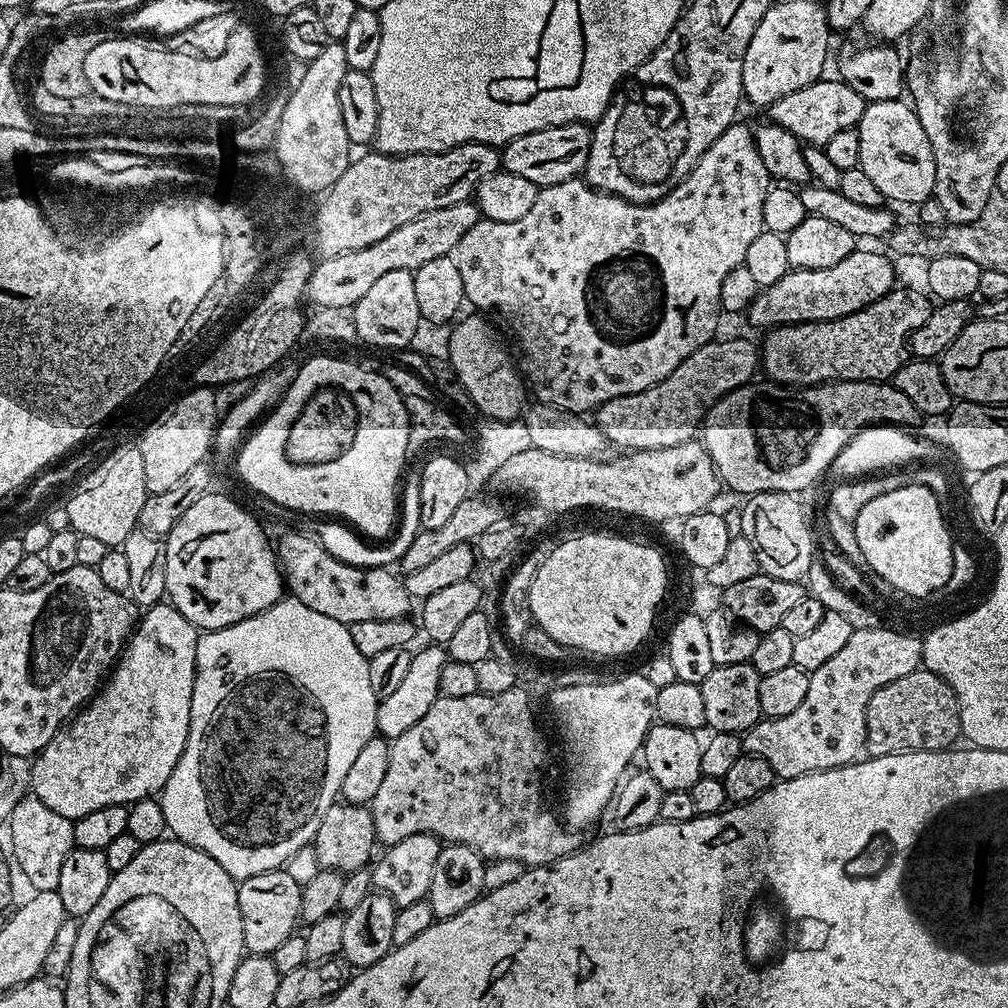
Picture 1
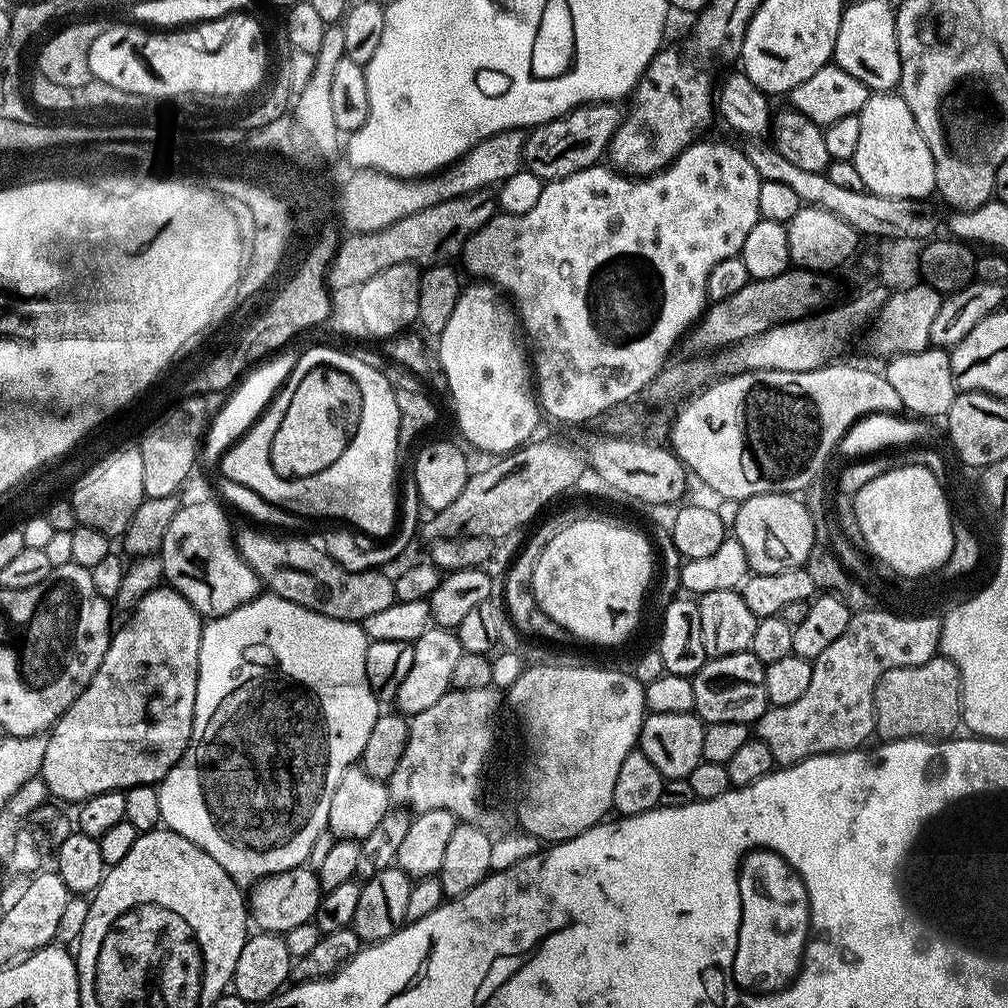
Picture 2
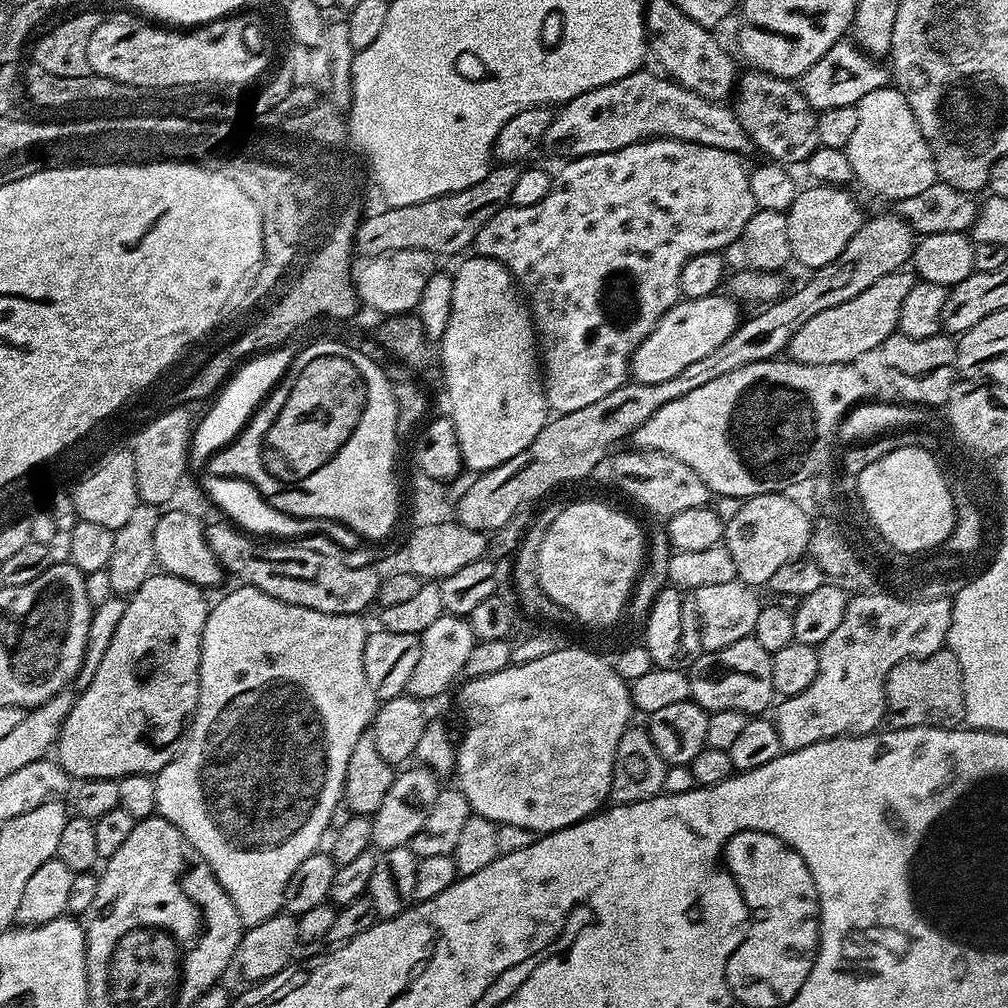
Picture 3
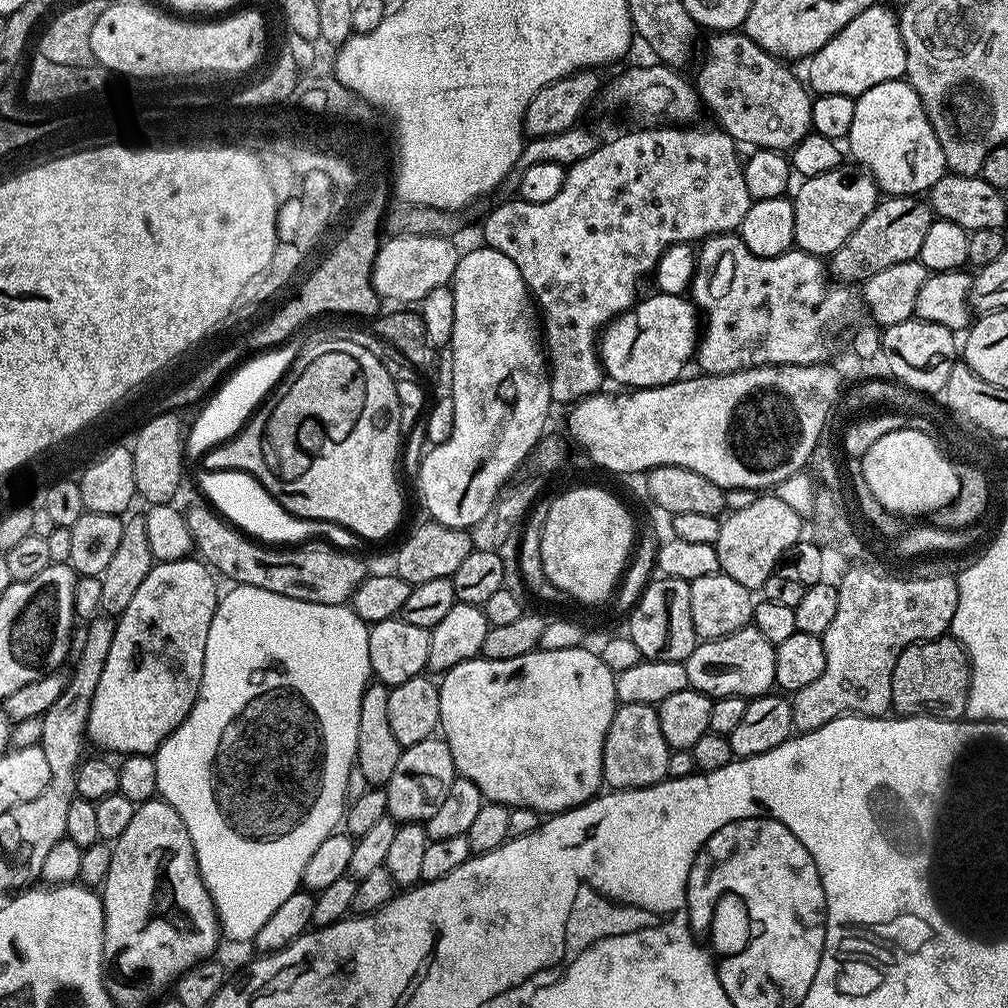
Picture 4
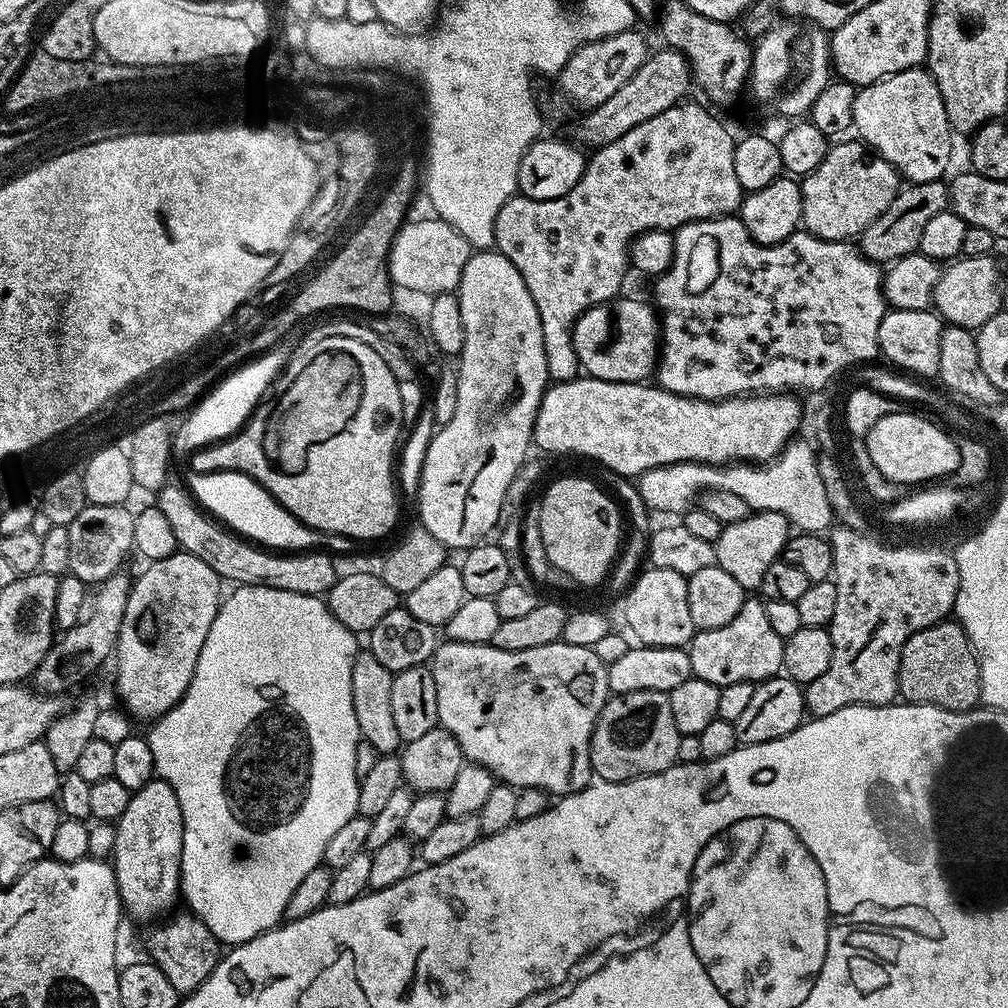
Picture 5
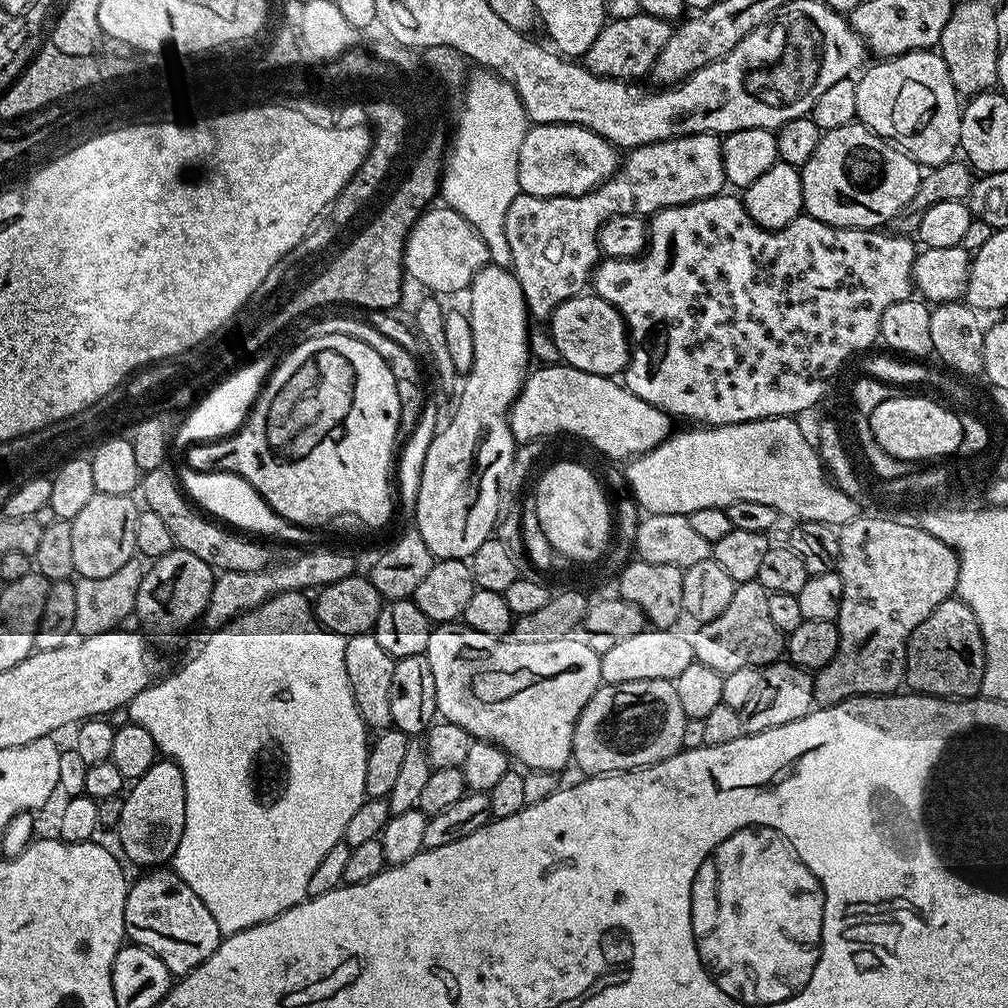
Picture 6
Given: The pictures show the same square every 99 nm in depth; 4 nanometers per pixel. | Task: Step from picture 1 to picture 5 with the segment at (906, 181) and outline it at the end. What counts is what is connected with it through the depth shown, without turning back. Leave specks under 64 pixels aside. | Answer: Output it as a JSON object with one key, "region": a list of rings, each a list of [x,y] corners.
{"region":[[[923,67],[863,85],[854,98],[852,126],[855,135],[875,155],[890,162],[905,181],[921,184],[941,179],[952,160],[954,133],[946,106],[942,106],[942,94],[932,73]]]}

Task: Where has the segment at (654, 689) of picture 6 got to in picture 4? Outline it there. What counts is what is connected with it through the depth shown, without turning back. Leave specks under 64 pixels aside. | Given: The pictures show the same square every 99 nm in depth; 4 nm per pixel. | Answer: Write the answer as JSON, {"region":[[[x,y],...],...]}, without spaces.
{"region":[[[642,702],[620,704],[610,722],[602,750],[602,774],[609,789],[649,788],[667,777],[666,762],[669,746],[662,738],[662,725],[658,722],[655,707]]]}

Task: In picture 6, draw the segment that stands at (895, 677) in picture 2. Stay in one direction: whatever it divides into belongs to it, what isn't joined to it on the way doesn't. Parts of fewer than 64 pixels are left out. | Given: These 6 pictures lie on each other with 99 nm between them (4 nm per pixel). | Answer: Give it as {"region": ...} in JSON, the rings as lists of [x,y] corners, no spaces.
{"region":[[[953,598],[934,606],[934,614],[930,614],[930,618],[926,618],[926,622],[921,622],[910,634],[904,663],[904,684],[912,687],[909,689],[913,693],[938,696],[941,700],[971,700],[981,695],[985,670],[986,650],[980,623],[974,610],[970,610],[970,606],[966,606],[962,599]]]}

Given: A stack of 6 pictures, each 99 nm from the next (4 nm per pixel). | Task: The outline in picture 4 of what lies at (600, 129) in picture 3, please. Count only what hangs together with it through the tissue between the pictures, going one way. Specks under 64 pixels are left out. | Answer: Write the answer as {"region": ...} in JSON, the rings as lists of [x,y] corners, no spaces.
{"region":[[[659,62],[644,64],[641,68],[628,68],[612,85],[605,87],[603,99],[608,99],[612,108],[620,108],[625,104],[640,122],[655,122],[660,126],[688,126],[696,115],[702,112],[701,98],[695,83],[688,80],[677,69]]]}

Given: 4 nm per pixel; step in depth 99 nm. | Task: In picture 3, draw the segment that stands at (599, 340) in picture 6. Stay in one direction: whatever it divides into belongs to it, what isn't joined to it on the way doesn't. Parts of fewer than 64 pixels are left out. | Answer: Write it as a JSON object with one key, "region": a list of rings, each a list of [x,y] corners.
{"region":[[[713,294],[703,296],[702,298],[694,298],[693,300],[681,298],[680,301],[657,322],[652,333],[636,348],[636,352],[632,355],[630,361],[631,379],[638,384],[666,382],[666,378],[674,378],[674,374],[686,370],[686,366],[691,366],[692,363],[699,362],[705,354],[711,354],[718,346],[722,346],[722,342],[726,342],[726,338],[730,338],[730,334],[734,334],[736,327],[742,323],[742,315],[740,316],[741,305],[737,303],[731,295],[720,295],[721,294]]]}

